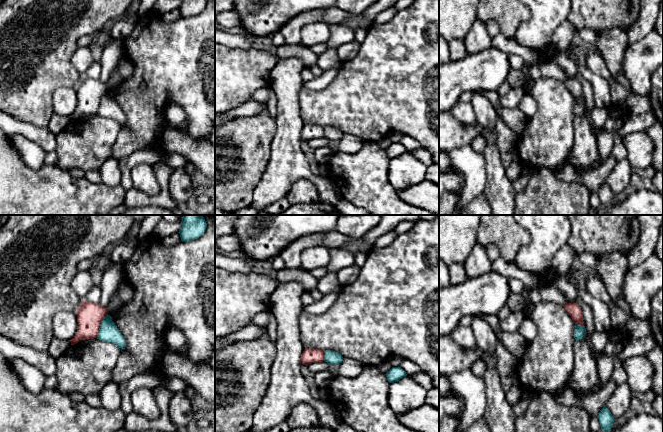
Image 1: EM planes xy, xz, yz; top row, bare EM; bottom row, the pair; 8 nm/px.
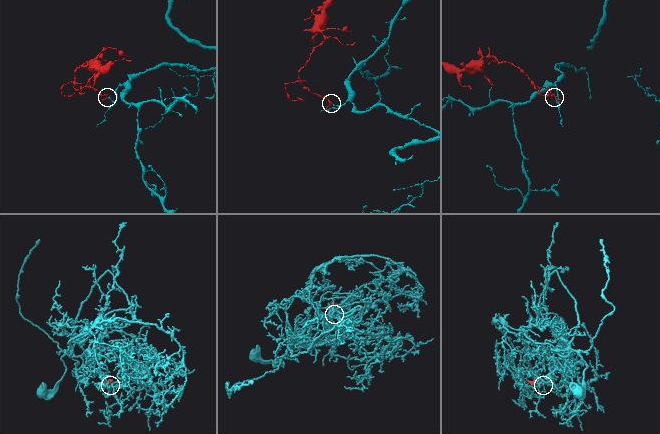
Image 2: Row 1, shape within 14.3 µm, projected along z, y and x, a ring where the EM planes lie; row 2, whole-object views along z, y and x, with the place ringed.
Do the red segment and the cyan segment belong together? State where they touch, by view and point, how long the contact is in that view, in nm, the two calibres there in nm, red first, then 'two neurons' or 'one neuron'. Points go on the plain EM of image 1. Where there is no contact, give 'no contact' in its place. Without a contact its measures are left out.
meets red in xy at (99, 102); contact 220 nm long; 220 nm thick on the red side, 160 nm on the other; two neurons

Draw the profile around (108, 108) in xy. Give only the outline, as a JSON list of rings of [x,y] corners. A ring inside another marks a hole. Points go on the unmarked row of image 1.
[[[107,91],[99,104],[97,115],[104,118],[111,118],[116,120],[121,126],[125,125],[125,115],[117,104],[115,99],[111,96],[111,92]]]

